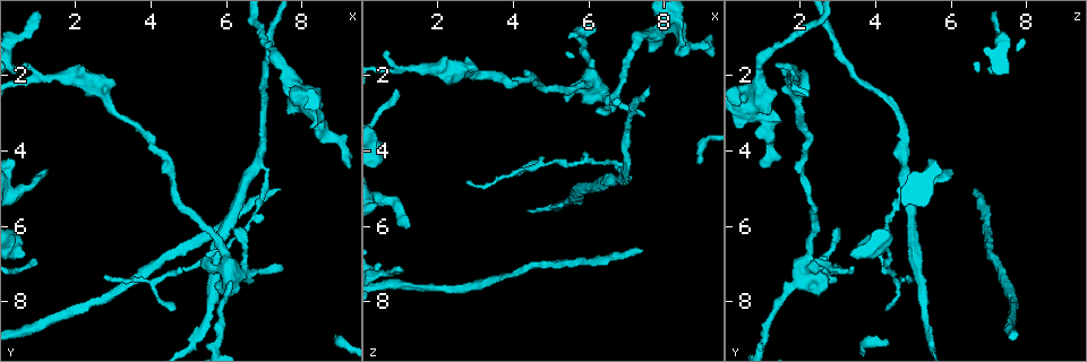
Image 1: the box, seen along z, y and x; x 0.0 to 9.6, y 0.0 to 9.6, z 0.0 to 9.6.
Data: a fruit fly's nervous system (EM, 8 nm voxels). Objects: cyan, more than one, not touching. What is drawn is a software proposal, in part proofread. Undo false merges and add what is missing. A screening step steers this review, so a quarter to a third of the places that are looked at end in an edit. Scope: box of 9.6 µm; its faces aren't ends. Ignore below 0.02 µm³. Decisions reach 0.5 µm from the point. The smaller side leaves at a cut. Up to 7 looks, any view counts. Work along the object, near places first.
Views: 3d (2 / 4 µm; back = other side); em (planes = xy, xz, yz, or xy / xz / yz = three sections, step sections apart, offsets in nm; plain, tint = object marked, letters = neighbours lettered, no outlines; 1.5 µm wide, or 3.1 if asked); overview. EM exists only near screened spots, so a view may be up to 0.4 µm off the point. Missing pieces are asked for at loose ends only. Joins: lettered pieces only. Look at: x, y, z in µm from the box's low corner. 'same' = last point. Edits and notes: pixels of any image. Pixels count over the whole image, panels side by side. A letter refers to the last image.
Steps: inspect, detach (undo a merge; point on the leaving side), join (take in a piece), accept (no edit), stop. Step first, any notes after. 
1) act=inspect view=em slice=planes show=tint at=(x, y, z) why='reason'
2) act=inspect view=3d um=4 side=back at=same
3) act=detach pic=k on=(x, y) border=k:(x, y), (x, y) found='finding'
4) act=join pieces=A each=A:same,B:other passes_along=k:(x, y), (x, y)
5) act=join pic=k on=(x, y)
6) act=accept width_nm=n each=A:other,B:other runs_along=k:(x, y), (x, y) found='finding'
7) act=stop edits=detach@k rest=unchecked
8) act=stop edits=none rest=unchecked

act=inspect view=em slice=planes show=letters at=(1.20, 4.45, 5.95) why='an open end'

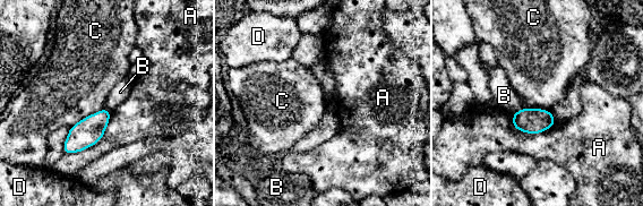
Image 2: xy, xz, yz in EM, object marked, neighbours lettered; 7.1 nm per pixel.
act=accept width_nm=100 longest_contact=A:460nm each=A:other,B:other,C:other,D:other found='no lettered piece goes on from it'

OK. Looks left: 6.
act=inspect view=em slice=planes show=letters at=(2.80, 7.35, 4.80)

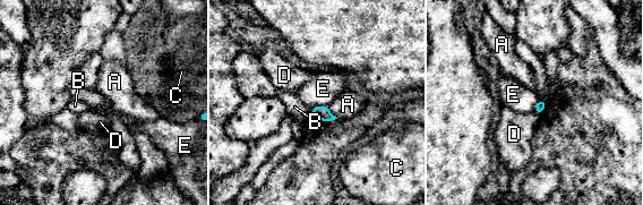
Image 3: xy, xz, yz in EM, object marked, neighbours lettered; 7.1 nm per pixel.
act=accept each=A:other,B:other,C:other,D:other,E:other border=3:(327, 105), (315, 105), (310, 110) found='no lettered piece goes on from it'

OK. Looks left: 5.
act=inspect view=3d um=4 at=(3.00, 2.20, 1.80) why='free end'

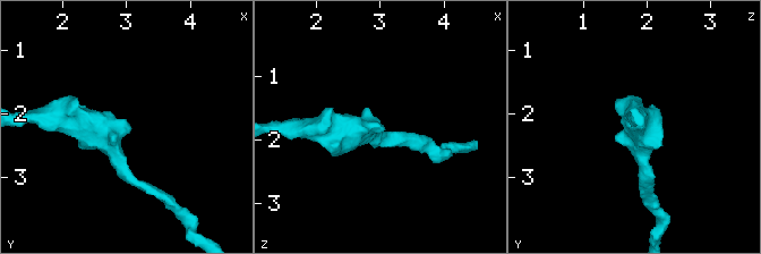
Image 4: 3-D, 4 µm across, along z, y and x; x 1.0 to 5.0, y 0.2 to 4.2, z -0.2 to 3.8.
act=inspect view=em slice=xy step=8 show=letters at=(3.05, 2.15, 1.85) arm_widths_nm=200,400 why='now the EM'

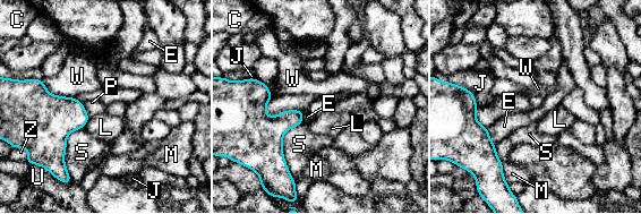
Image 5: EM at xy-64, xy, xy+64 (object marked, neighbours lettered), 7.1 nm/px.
act=accept width_nm=140 each=C:other,E:other,J:other,L:other,M:other,P:other,S:other,U:other,W:other,Z:other border=5:(83, 103), (90, 117) found='none of them fits'

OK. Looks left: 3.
act=stop edits=none rest=unchecked

